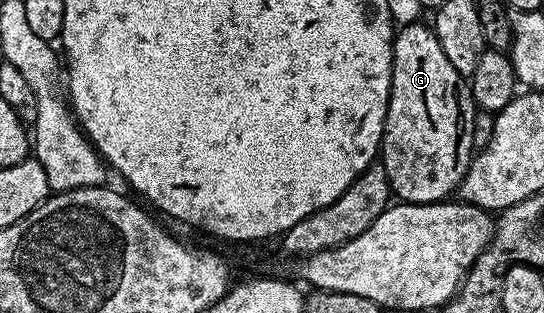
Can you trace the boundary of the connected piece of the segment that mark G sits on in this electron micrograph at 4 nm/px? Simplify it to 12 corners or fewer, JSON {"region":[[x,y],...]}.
{"region":[[423,21],[394,32],[381,162],[396,200],[442,203],[477,110]]}

